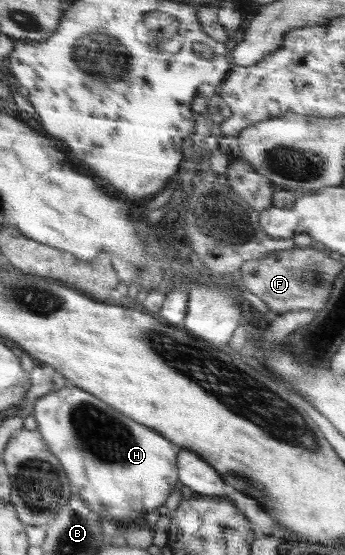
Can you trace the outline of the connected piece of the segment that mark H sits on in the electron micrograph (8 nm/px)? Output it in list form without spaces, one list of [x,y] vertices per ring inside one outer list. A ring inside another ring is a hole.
[[[67,386],[53,390],[33,403],[33,414],[38,424],[38,431],[63,466],[71,485],[73,495],[85,501],[87,508],[98,514],[110,513],[114,517],[143,519],[144,515],[163,506],[169,494],[177,487],[177,454],[181,447],[165,440],[161,434],[145,428],[129,418],[125,418],[115,408],[109,408],[97,396],[81,390],[79,387]]]

